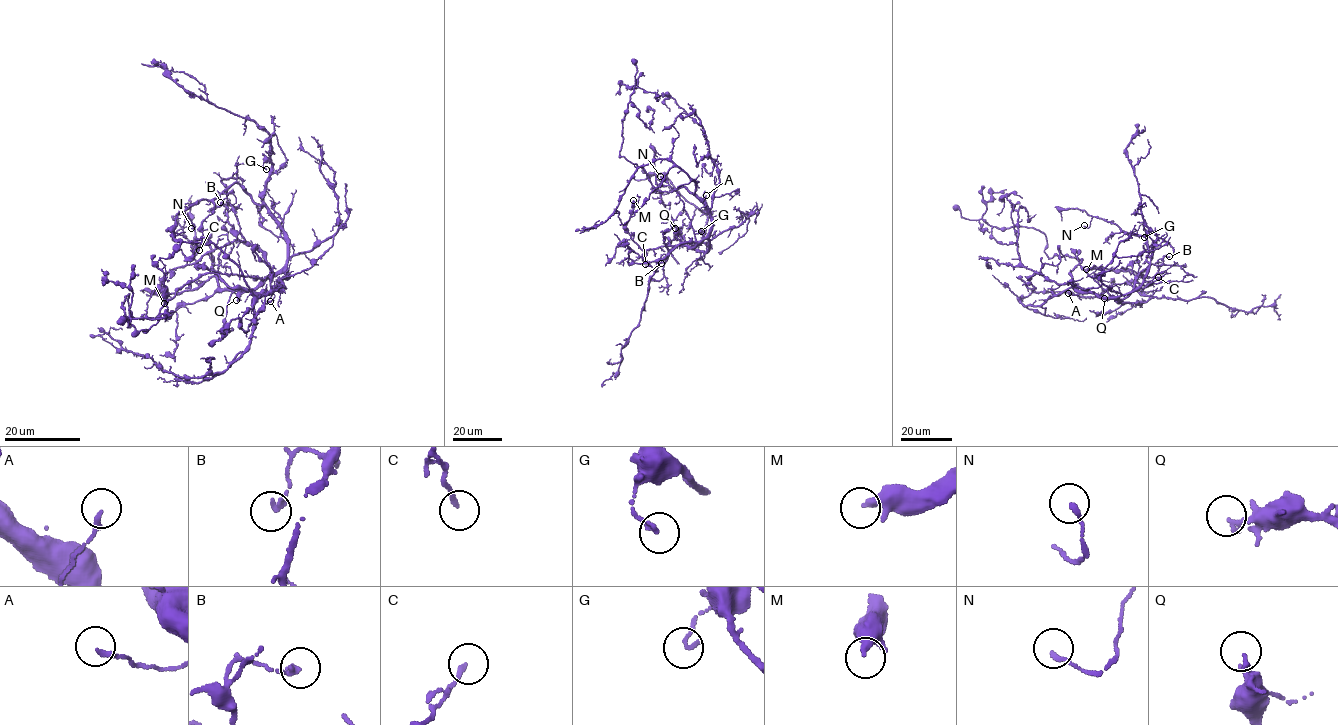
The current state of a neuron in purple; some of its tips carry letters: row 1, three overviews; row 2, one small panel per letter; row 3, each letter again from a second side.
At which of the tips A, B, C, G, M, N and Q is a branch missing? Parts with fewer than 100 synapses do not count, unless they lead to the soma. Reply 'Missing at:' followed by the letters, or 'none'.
Missing at: none

